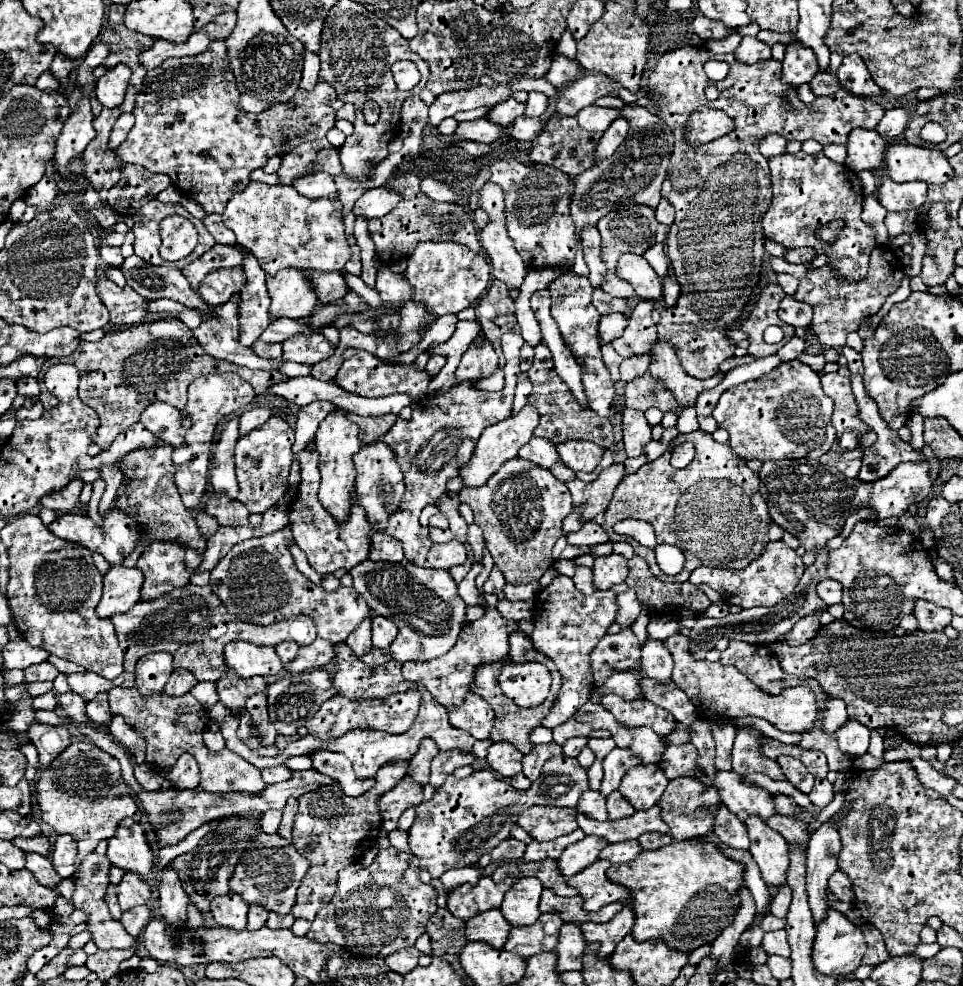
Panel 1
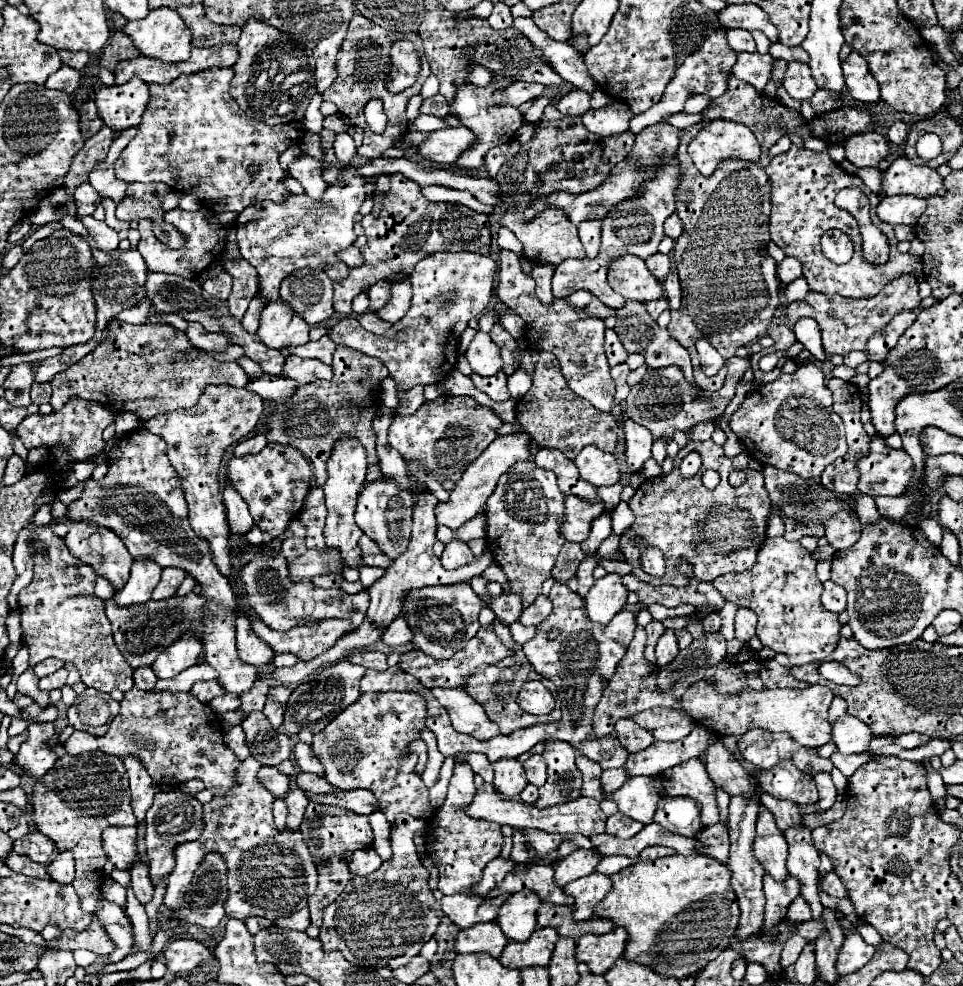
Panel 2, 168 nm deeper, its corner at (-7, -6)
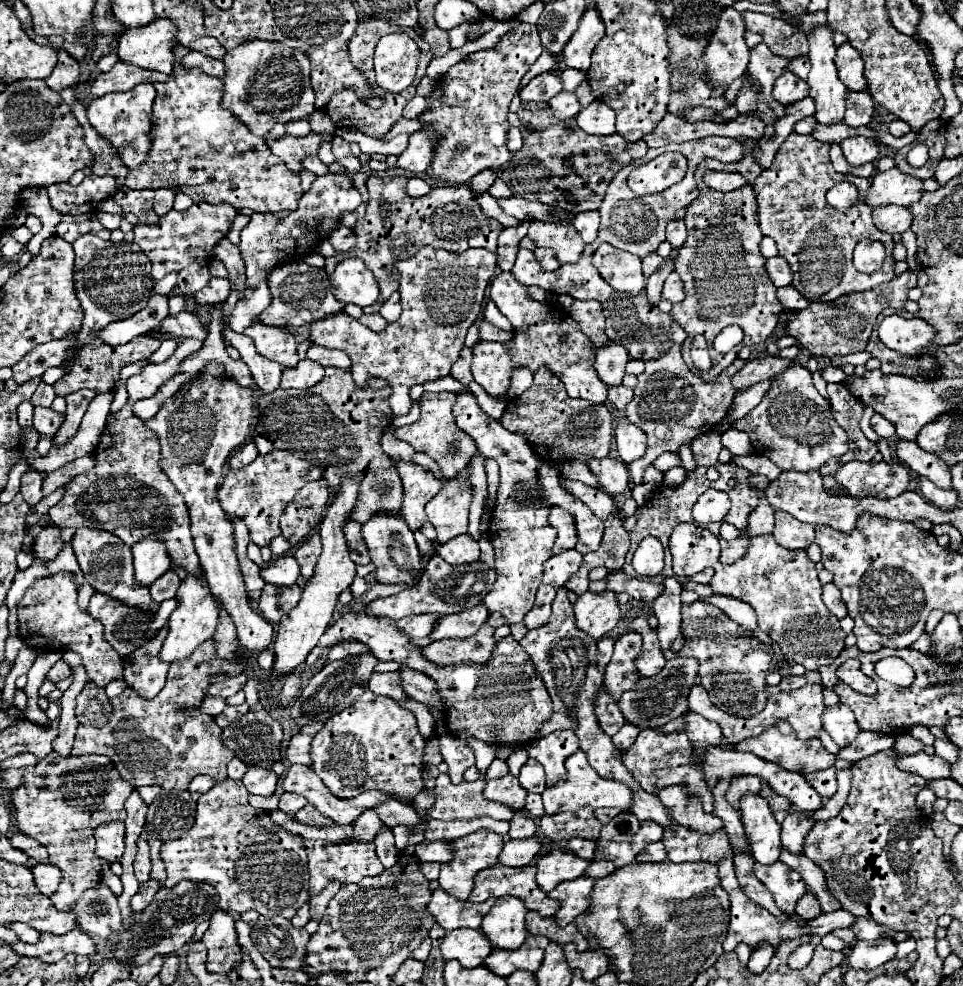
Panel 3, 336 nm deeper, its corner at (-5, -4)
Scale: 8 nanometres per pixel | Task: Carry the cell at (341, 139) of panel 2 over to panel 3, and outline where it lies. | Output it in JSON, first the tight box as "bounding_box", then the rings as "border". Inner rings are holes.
{"bounding_box":[227,136,361,332],"border":[[[335,136],[331,146],[333,146],[333,154],[337,156],[337,162],[343,164],[347,168],[347,172],[351,172],[351,174],[319,176],[311,184],[311,190],[305,192],[303,198],[299,200],[299,208],[295,212],[291,212],[287,218],[271,218],[271,214],[253,214],[249,226],[241,230],[239,250],[241,250],[243,262],[247,266],[247,288],[243,292],[243,298],[235,304],[233,312],[227,318],[227,326],[231,330],[243,332],[247,326],[251,326],[253,318],[265,310],[267,302],[271,302],[271,294],[267,290],[267,274],[275,266],[287,264],[289,258],[301,258],[307,252],[311,252],[317,244],[321,244],[327,238],[327,234],[333,228],[339,226],[341,214],[345,210],[355,210],[361,204],[361,194],[353,188],[353,182],[349,178],[361,170],[359,158],[355,158],[351,154],[349,142],[345,142],[341,136]]]}

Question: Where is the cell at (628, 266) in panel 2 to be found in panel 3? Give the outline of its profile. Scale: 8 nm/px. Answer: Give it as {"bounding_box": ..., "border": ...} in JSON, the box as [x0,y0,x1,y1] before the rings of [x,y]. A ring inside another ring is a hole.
{"bounding_box":[593,244,645,294],"border":[[[601,244],[593,254],[593,266],[613,290],[639,294],[645,288],[645,276],[641,272],[641,260],[609,244]]]}

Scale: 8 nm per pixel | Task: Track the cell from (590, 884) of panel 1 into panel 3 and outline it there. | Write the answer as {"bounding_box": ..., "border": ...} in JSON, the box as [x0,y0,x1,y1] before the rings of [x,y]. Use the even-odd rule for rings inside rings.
{"bounding_box":[547,876,593,926],"border":[[[581,876],[571,882],[561,882],[555,890],[551,890],[547,896],[559,902],[559,910],[555,912],[555,920],[559,926],[567,926],[573,922],[579,914],[587,910],[589,894],[593,890],[593,882],[587,876]]]}

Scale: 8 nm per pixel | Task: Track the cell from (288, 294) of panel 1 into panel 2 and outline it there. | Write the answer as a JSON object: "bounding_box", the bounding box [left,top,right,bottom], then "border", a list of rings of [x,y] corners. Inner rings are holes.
{"bounding_box":[257,300,311,350],"border":[[[273,300],[263,308],[257,336],[265,346],[281,350],[289,344],[305,344],[309,340],[309,330],[311,326],[289,302]]]}

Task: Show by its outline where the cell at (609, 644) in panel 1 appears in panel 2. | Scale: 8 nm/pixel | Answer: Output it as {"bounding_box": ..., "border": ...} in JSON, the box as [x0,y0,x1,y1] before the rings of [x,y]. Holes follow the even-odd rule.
{"bounding_box":[591,626,685,738],"border":[[[637,626],[635,628],[635,638],[631,640],[631,644],[629,644],[625,656],[621,658],[621,662],[617,664],[615,674],[609,680],[609,686],[605,688],[605,692],[603,692],[603,696],[601,696],[601,700],[599,700],[597,708],[595,708],[591,738],[601,738],[601,736],[611,734],[613,732],[613,722],[619,720],[619,718],[629,718],[631,712],[641,712],[641,710],[655,708],[655,706],[665,706],[665,708],[671,708],[671,710],[677,710],[677,712],[685,712],[679,698],[659,690],[659,686],[657,686],[659,668],[655,664],[647,662],[645,656],[643,656],[645,638],[647,638],[645,630],[641,626]]]}

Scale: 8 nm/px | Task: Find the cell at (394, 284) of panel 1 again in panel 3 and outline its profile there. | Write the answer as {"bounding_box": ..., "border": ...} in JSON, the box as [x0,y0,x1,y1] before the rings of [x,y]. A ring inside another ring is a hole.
{"bounding_box":[329,258,379,308],"border":[[[345,258],[337,264],[329,276],[331,292],[339,302],[357,304],[361,308],[371,306],[379,298],[379,286],[373,274],[359,258]]]}

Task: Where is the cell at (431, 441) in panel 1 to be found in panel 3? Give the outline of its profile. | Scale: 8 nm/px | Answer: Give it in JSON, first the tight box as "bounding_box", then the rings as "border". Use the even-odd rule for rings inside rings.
{"bounding_box":[395,392,477,478],"border":[[[423,392],[423,396],[419,398],[419,406],[421,406],[421,416],[415,424],[411,426],[403,426],[395,432],[395,436],[407,444],[411,444],[417,452],[425,452],[429,454],[441,468],[445,478],[455,478],[471,460],[471,456],[475,454],[477,446],[475,442],[463,434],[463,430],[457,428],[455,420],[453,420],[453,404],[455,404],[455,394],[451,392],[441,392],[441,394],[433,394],[433,392]]]}

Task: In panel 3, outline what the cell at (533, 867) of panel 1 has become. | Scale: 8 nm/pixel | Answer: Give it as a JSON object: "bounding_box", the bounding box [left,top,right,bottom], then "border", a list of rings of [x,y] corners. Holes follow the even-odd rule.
{"bounding_box":[469,866,559,918],"border":[[[491,866],[481,870],[475,876],[475,886],[469,894],[469,902],[485,902],[489,898],[501,896],[515,896],[523,900],[527,910],[537,912],[539,916],[547,918],[559,910],[557,902],[547,898],[543,890],[539,890],[535,882],[535,866],[527,868],[509,868],[509,866]]]}

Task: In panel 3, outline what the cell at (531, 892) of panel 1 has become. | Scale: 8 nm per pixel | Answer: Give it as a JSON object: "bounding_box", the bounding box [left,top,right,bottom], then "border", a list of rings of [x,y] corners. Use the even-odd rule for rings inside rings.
{"bounding_box":[481,896,525,950],"border":[[[503,896],[499,898],[489,914],[481,922],[481,932],[487,936],[491,948],[499,950],[517,950],[525,938],[525,906],[519,902],[519,898]]]}

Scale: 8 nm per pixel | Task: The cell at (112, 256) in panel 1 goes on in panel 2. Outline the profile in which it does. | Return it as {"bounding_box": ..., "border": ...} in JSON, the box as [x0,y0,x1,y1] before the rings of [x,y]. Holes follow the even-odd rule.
{"bounding_box":[77,216,119,252],"border":[[[77,216],[77,218],[81,218],[81,222],[85,224],[87,232],[95,240],[95,244],[97,244],[97,248],[101,252],[113,252],[113,250],[117,250],[119,236],[117,236],[117,232],[113,228],[110,228],[105,222],[95,220],[93,216]]]}

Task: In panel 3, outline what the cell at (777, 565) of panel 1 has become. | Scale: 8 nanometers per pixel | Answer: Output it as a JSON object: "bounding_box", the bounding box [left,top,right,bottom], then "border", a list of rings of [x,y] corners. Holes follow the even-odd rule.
{"bounding_box":[709,534,847,670],"border":[[[771,534],[751,538],[747,552],[737,562],[729,566],[717,564],[709,586],[715,594],[749,602],[759,616],[759,628],[769,634],[785,656],[803,664],[807,670],[833,664],[845,648],[843,640],[847,634],[821,600],[821,582],[815,564],[805,550],[783,550]]]}

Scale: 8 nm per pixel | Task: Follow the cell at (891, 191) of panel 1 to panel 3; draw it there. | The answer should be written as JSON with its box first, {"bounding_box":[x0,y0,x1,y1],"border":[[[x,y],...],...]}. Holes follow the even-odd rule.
{"bounding_box":[873,206,913,234],"border":[[[881,206],[873,210],[873,224],[887,234],[901,234],[911,226],[913,218],[903,206]]]}

